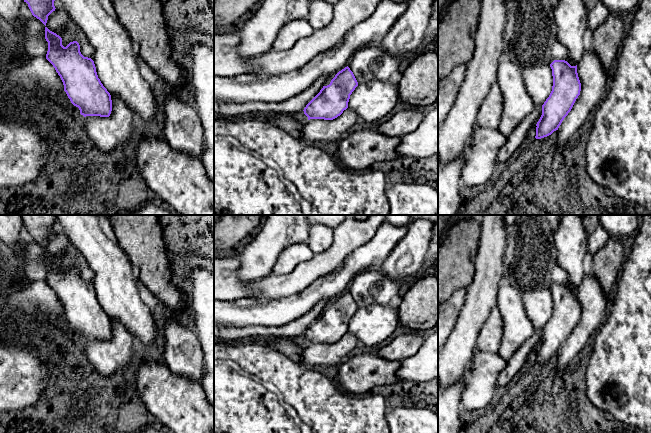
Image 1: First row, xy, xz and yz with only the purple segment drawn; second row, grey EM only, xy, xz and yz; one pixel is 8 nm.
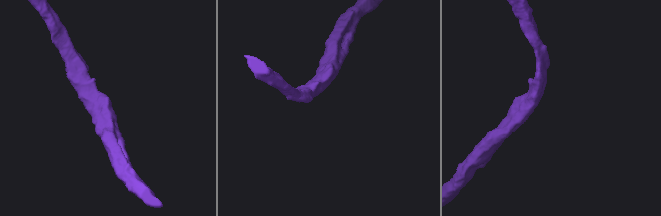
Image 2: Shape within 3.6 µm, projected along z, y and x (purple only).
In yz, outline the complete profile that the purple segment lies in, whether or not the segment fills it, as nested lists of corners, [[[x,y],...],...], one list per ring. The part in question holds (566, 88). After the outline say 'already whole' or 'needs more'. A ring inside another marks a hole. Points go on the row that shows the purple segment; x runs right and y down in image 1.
[[[554,60],[550,67],[553,86],[549,97],[542,105],[542,115],[536,124],[536,139],[547,137],[558,130],[581,91],[577,65],[571,66],[565,60]]]; already whole

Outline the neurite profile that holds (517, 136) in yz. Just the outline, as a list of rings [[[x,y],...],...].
[[[542,105],[527,115],[518,126],[507,136],[505,144],[498,152],[498,162],[511,162],[511,156],[525,140],[529,129],[536,125],[542,115]]]

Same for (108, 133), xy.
[[[111,95],[112,111],[109,117],[86,116],[85,125],[91,144],[94,144],[102,153],[124,146],[131,138],[133,113],[128,106],[117,95]]]

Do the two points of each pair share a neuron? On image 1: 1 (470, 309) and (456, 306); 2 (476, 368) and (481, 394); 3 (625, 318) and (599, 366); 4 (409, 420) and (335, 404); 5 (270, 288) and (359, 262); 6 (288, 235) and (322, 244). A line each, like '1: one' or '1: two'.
1: two
2: one
3: one
4: two
5: two
6: two

